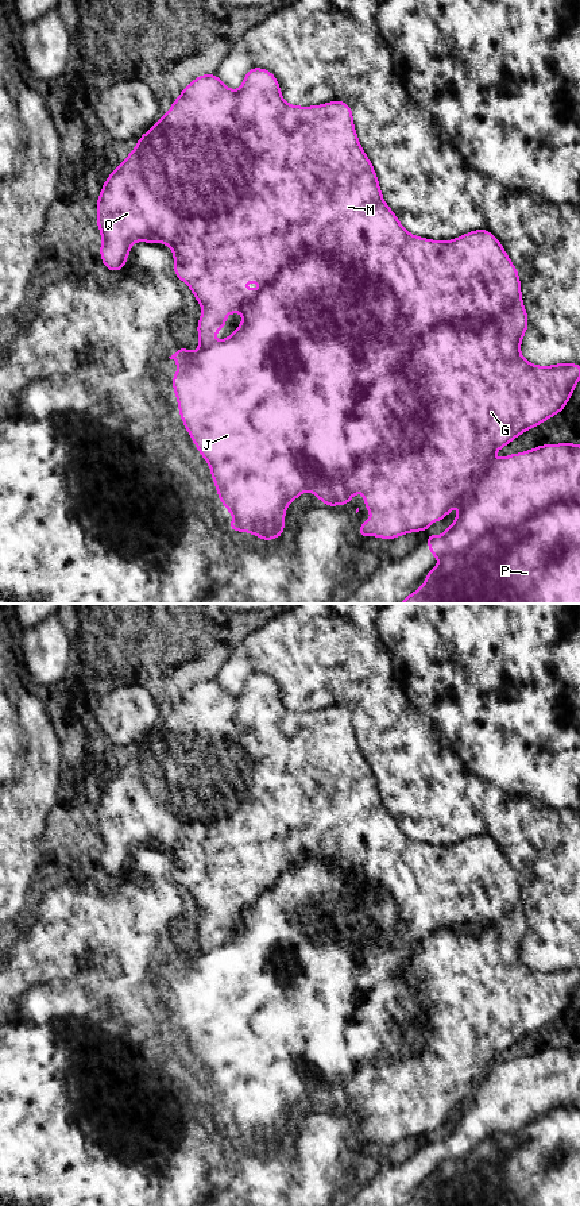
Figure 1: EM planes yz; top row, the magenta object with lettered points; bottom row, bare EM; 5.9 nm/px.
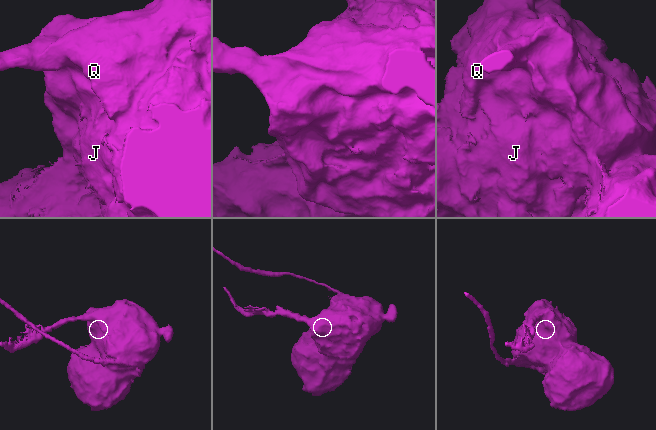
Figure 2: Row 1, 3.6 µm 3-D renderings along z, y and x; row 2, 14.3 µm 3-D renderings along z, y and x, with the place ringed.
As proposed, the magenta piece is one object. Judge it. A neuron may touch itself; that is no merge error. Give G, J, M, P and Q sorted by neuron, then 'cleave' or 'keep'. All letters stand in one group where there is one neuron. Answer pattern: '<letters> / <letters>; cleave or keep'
G J M Q / P; cleave

